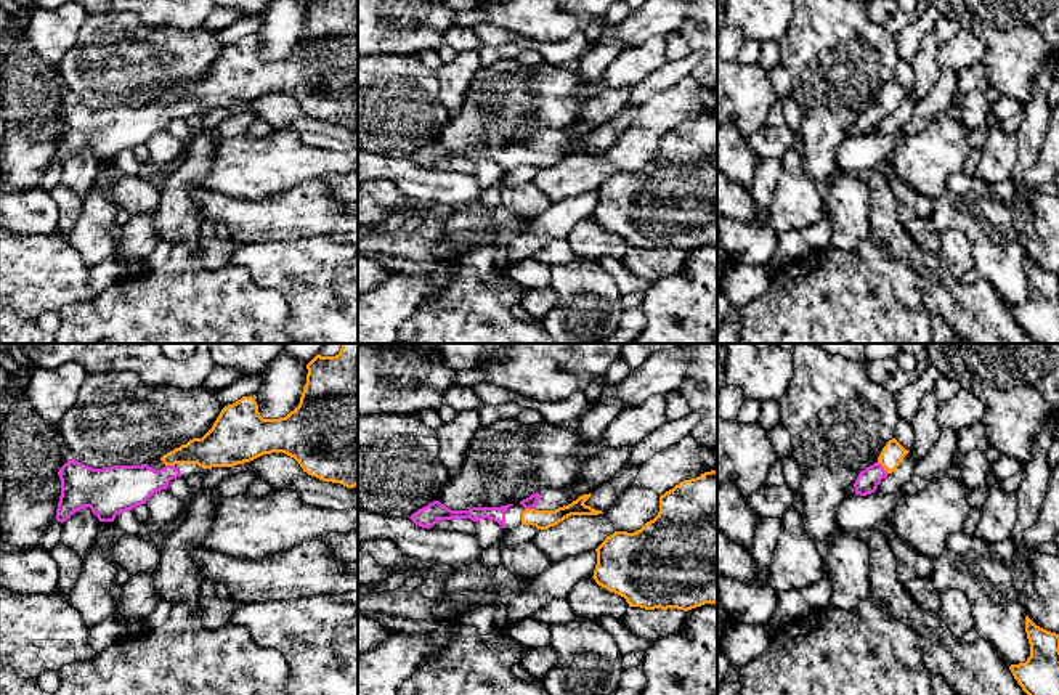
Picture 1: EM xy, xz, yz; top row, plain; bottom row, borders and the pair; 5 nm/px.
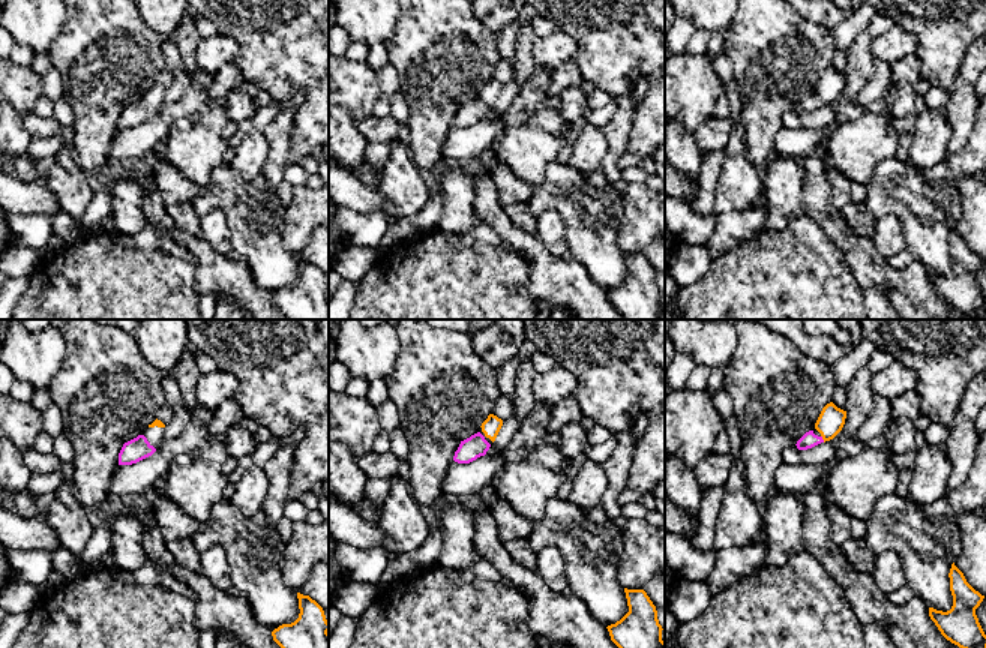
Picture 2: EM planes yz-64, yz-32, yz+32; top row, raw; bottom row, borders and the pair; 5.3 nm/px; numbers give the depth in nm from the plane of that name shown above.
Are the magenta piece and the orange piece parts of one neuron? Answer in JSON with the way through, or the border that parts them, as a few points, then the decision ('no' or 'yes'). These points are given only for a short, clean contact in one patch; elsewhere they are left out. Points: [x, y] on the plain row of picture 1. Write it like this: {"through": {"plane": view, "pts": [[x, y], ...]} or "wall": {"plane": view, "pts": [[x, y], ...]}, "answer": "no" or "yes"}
{"through": {"plane": "yz", "pts": [[867, 122], [883, 108], [891, 97]]}, "answer": "yes"}

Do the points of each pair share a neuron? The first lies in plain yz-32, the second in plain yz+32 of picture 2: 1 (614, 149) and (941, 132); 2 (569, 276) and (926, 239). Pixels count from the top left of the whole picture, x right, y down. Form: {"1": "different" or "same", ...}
{"1": "different", "2": "different"}

